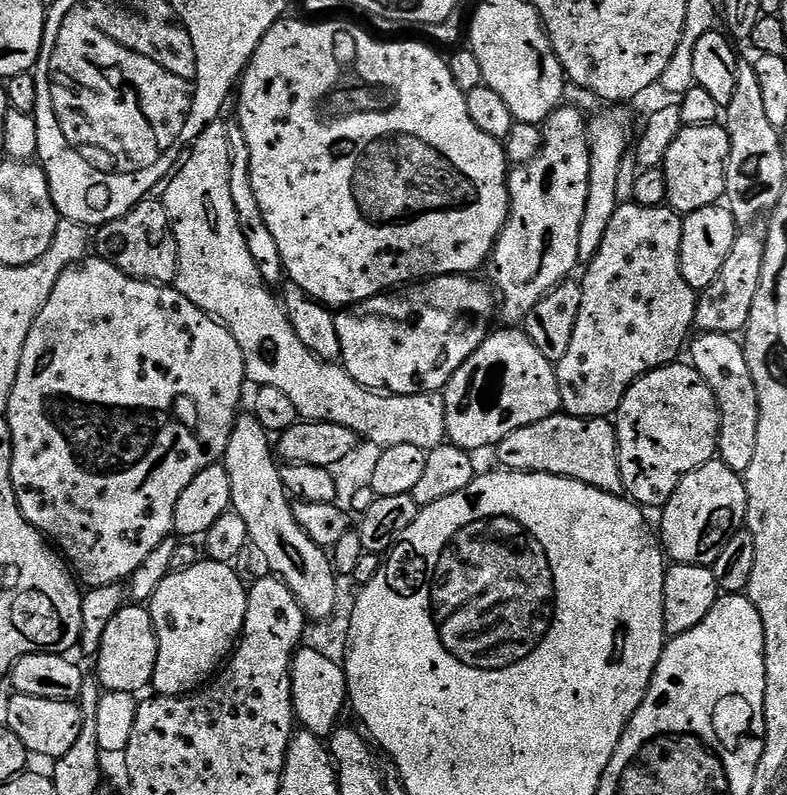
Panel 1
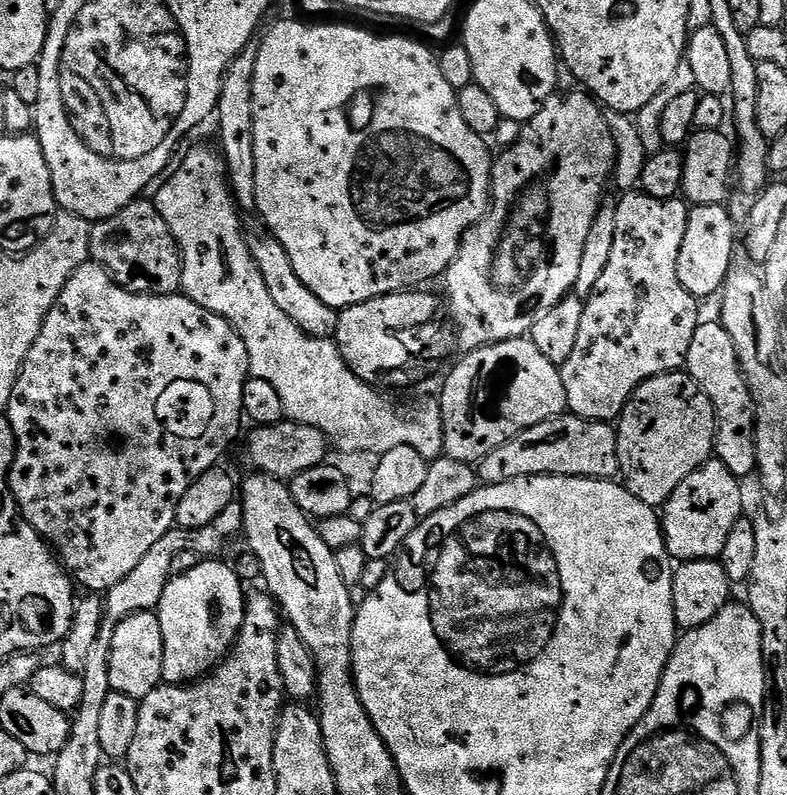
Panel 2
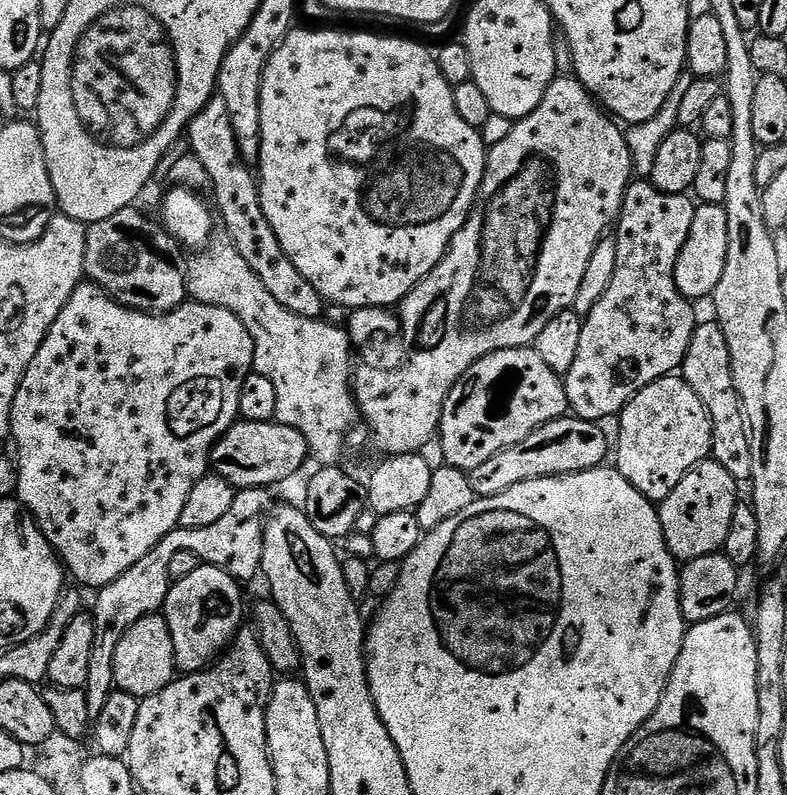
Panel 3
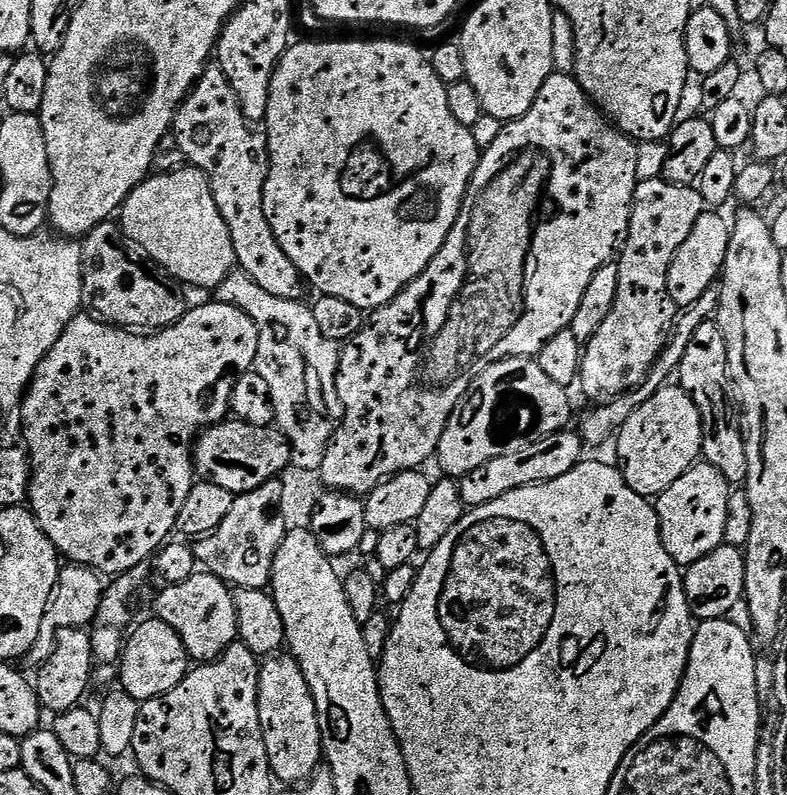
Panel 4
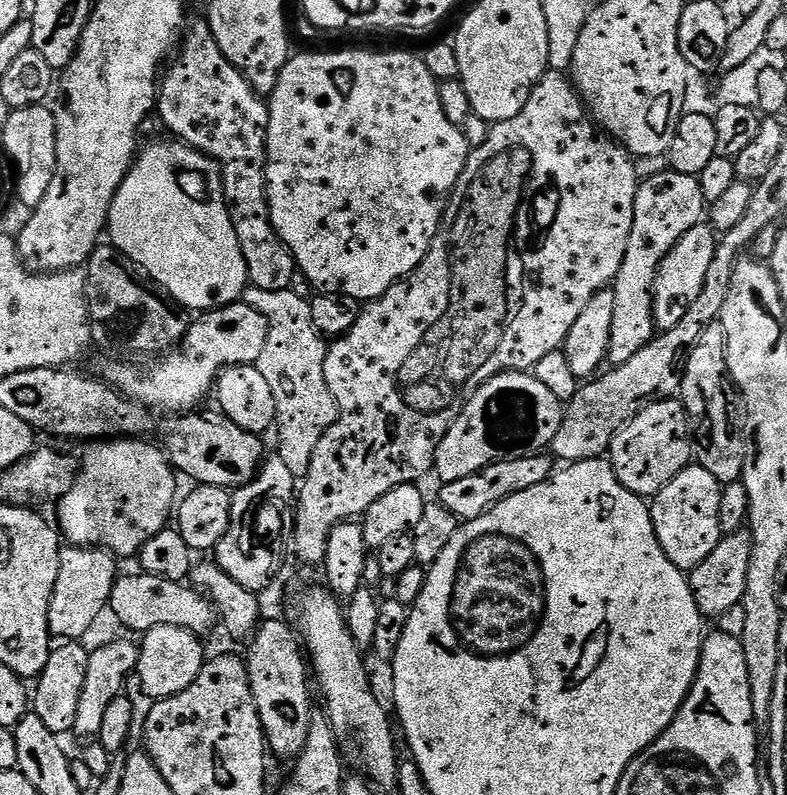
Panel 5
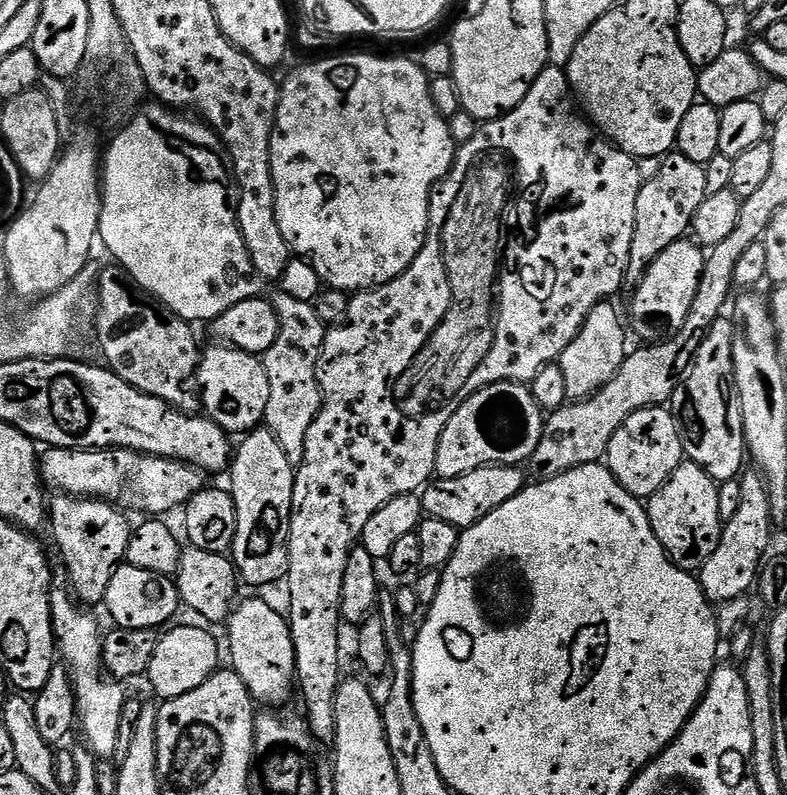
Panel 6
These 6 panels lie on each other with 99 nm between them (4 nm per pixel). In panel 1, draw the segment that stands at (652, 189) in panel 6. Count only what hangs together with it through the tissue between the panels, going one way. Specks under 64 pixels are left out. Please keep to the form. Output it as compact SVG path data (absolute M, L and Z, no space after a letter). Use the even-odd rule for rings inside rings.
M624 202L617 207L614 218L610 218L610 227L606 229L606 238L602 238L602 246L598 246L598 254L594 254L592 261L583 269L584 280L580 284L582 290L582 306L578 310L578 322L574 322L574 338L570 338L570 350L566 350L566 358L562 358L555 365L558 378L558 390L563 411L570 416L587 416L589 418L608 418L620 409L622 398L628 387L639 376L653 372L656 368L664 368L667 364L681 359L680 351L685 351L689 343L690 335L696 322L697 289L689 286L686 278L682 278L682 266L680 265L680 247L682 246L682 226L684 221L681 213L667 206L655 208L654 206L642 206L635 202Z

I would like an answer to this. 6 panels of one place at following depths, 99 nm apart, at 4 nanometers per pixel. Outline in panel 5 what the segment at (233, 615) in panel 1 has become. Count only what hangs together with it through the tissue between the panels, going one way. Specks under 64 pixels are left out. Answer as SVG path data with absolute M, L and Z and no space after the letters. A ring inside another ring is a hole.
M121 575L114 586L110 601L110 612L113 612L130 631L143 634L154 626L178 626L197 634L205 634L204 632L211 630L212 623L217 623L218 613L213 608L212 601L195 588L166 578L139 575Z

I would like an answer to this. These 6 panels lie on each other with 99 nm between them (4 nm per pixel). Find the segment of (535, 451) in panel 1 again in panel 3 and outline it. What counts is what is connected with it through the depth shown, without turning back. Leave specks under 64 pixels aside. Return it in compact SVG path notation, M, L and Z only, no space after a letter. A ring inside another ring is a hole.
M569 414L563 420L555 420L538 430L534 430L534 434L530 434L530 438L518 442L518 446L510 446L506 450L494 454L494 458L486 458L486 462L482 462L482 466L474 466L474 470L468 473L468 481L473 497L479 498L502 494L518 482L537 480L543 476L568 476L572 472L585 472L591 468L601 467L607 461L604 460L607 456L609 459L610 440L604 437L604 432L600 428L603 427L599 423L582 420Z

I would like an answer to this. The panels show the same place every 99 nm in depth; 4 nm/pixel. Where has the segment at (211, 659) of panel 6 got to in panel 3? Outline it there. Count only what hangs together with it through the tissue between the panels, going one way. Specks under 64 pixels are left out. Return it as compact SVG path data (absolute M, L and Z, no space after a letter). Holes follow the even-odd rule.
M153 614L142 618L134 622L134 626L126 630L126 634L122 634L118 650L114 650L115 687L119 691L143 698L150 694L158 694L158 690L162 690L172 680L177 679L177 676L174 638L163 615Z

